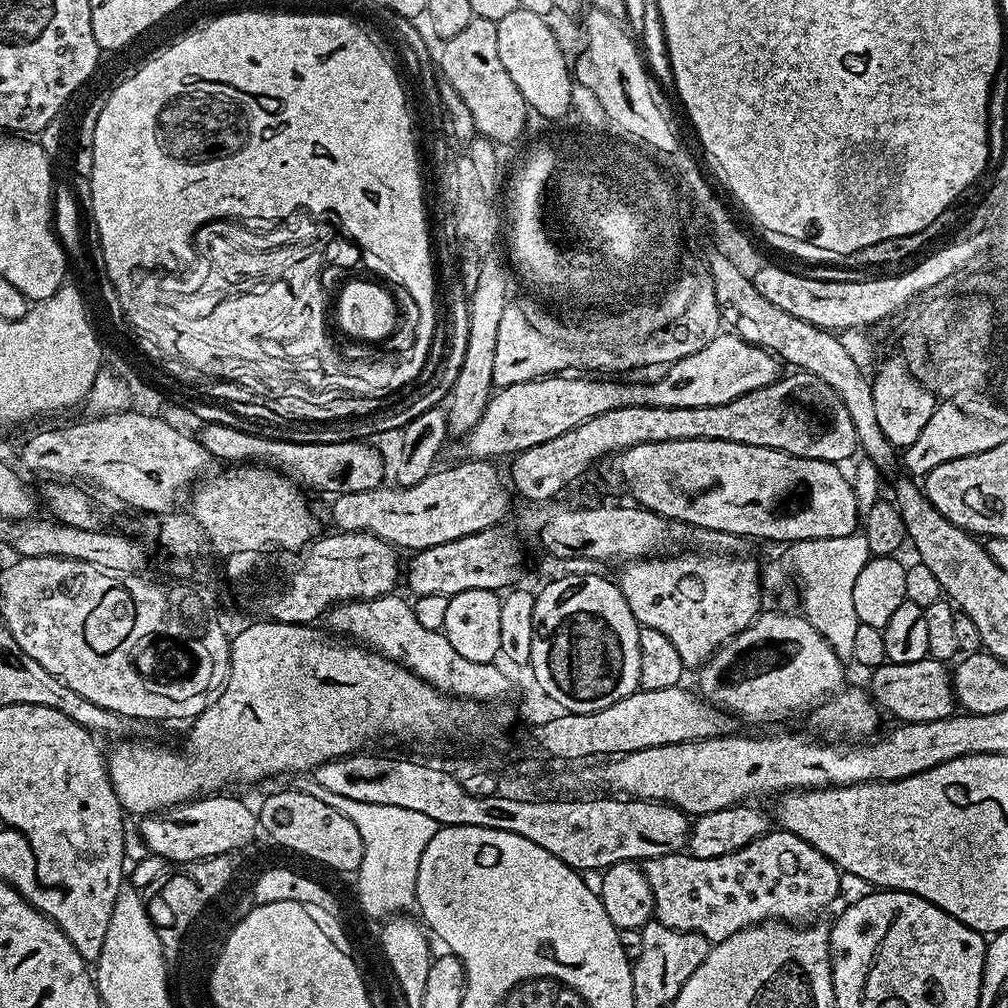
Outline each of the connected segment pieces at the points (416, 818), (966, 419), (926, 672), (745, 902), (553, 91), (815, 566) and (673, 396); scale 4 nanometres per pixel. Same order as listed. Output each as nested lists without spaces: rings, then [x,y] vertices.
[[[322,786],[313,787],[311,793],[314,798],[318,798],[318,802],[326,802],[326,806],[334,806],[338,814],[346,814],[346,818],[358,826],[358,834],[362,834],[364,853],[354,879],[356,896],[365,914],[391,918],[407,913],[408,907],[411,909],[416,903],[418,862],[422,862],[422,850],[426,850],[426,842],[434,838],[438,827],[434,818],[417,814],[415,810],[402,810],[402,806],[374,806],[370,802],[353,802]]]
[[[956,402],[937,403],[934,414],[930,414],[930,422],[922,426],[922,434],[914,438],[908,448],[903,449],[902,464],[909,468],[911,475],[923,478],[934,466],[942,462],[950,462],[954,458],[966,458],[970,454],[978,454],[982,450],[990,450],[1002,442],[1002,430],[998,426],[988,426],[979,416],[971,416],[964,412]]]
[[[919,660],[909,664],[883,663],[871,673],[872,688],[870,695],[881,709],[884,708],[896,719],[896,722],[906,724],[921,724],[945,720],[953,715],[957,707],[956,698],[952,690],[952,677],[945,661]]]
[[[769,830],[745,848],[714,858],[698,858],[691,854],[671,852],[653,860],[643,861],[644,877],[652,891],[654,919],[662,926],[697,932],[709,942],[719,942],[738,934],[743,928],[773,919],[793,926],[808,926],[836,900],[840,892],[842,873],[830,858],[826,858],[810,842],[798,834],[783,830]]]
[[[516,8],[506,18],[496,21],[498,30],[498,58],[502,58],[502,66],[506,66],[506,74],[514,78],[514,86],[522,94],[522,98],[527,102],[529,109],[540,116],[545,116],[548,120],[560,120],[563,116],[569,115],[568,107],[570,98],[574,94],[574,76],[570,71],[570,60],[564,57],[564,52],[560,49],[560,40],[552,33],[549,21],[538,14],[530,14],[530,10]]]
[[[857,530],[840,538],[795,540],[787,548],[788,557],[772,560],[761,567],[761,587],[767,593],[782,589],[794,564],[800,582],[801,613],[814,630],[826,638],[839,660],[849,663],[853,656],[855,631],[861,623],[855,613],[854,583],[872,557],[866,535]]]
[[[721,334],[702,346],[689,356],[683,356],[673,364],[667,365],[665,376],[657,378],[653,384],[623,384],[620,378],[604,378],[608,380],[583,380],[580,374],[553,374],[534,380],[518,382],[499,389],[489,400],[478,426],[466,437],[467,455],[474,460],[492,460],[496,456],[511,457],[524,452],[530,446],[538,446],[542,442],[550,442],[550,438],[558,438],[558,434],[566,434],[574,426],[594,418],[598,414],[606,414],[606,410],[618,410],[622,406],[686,406],[701,408],[702,406],[718,406],[746,394],[750,390],[758,390],[767,384],[773,384],[782,375],[782,364],[767,348],[752,344],[743,335],[727,336]]]

